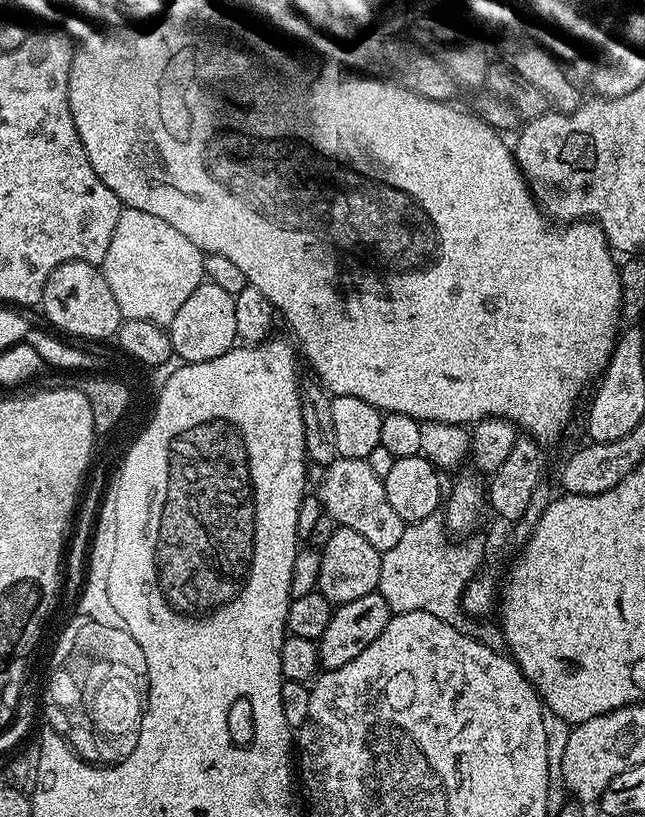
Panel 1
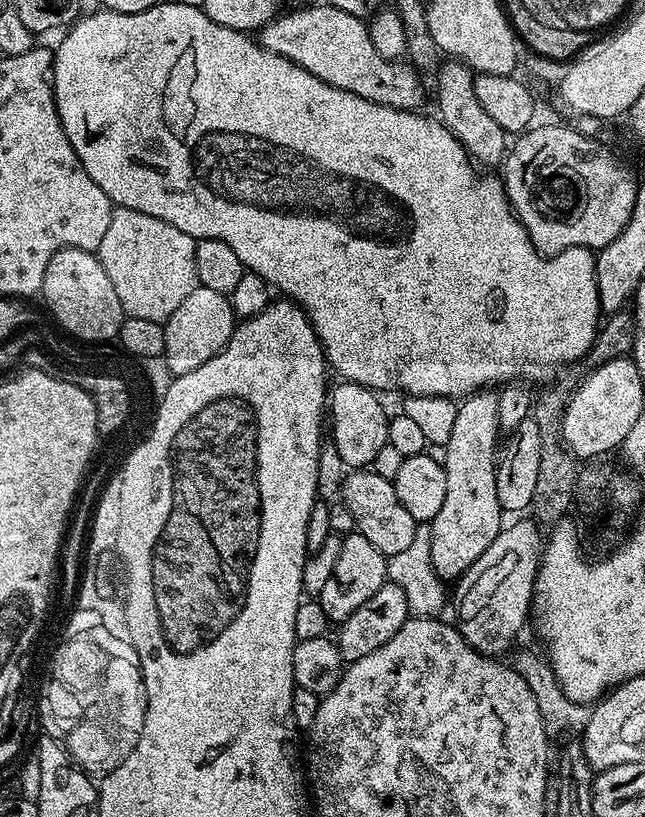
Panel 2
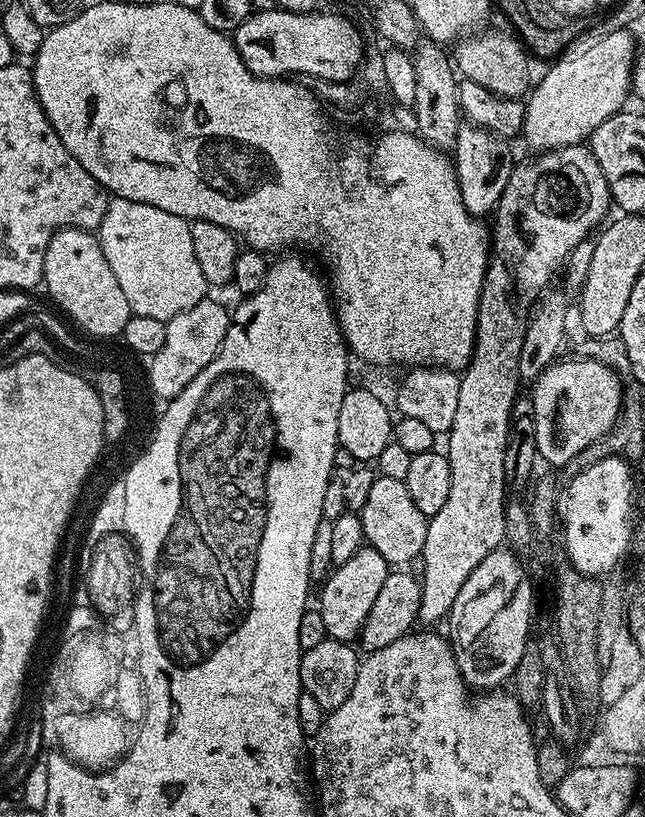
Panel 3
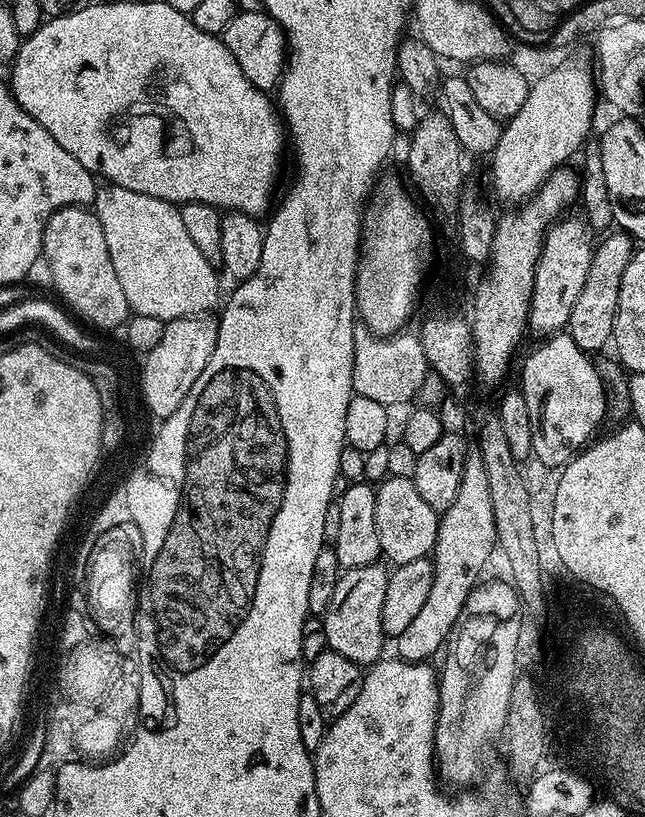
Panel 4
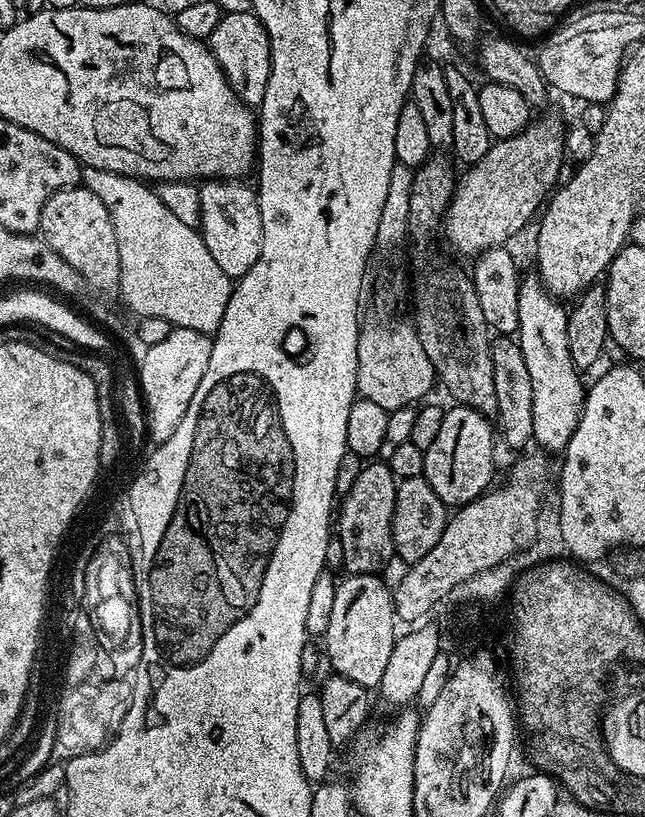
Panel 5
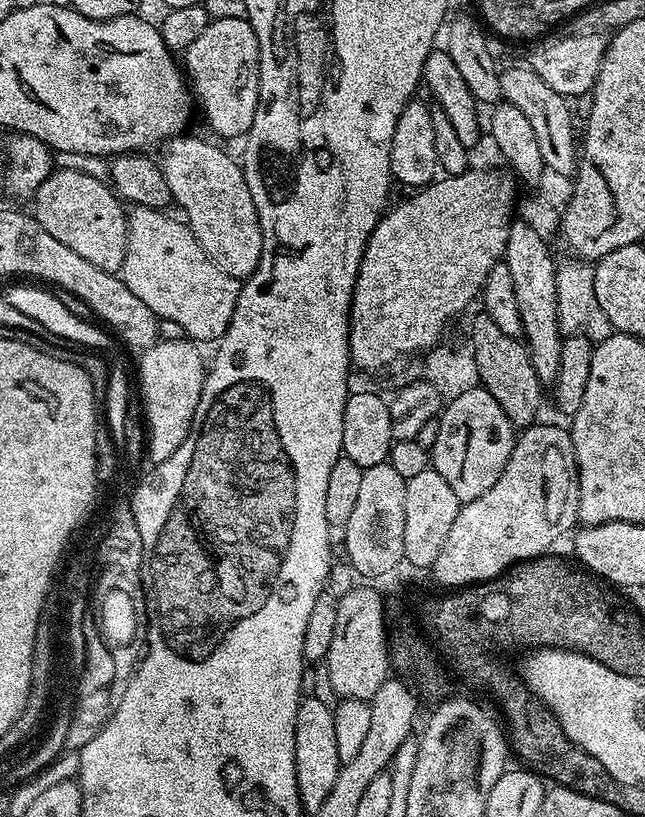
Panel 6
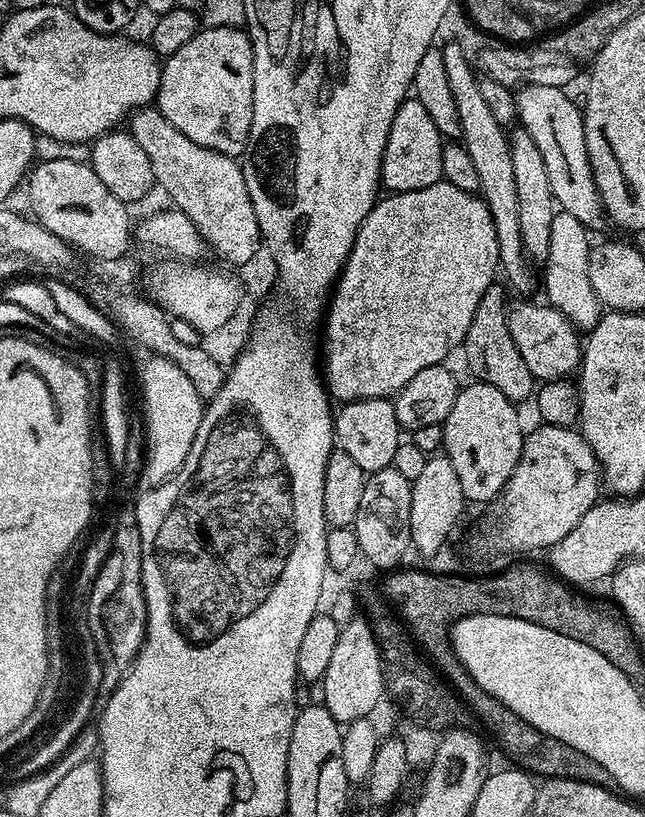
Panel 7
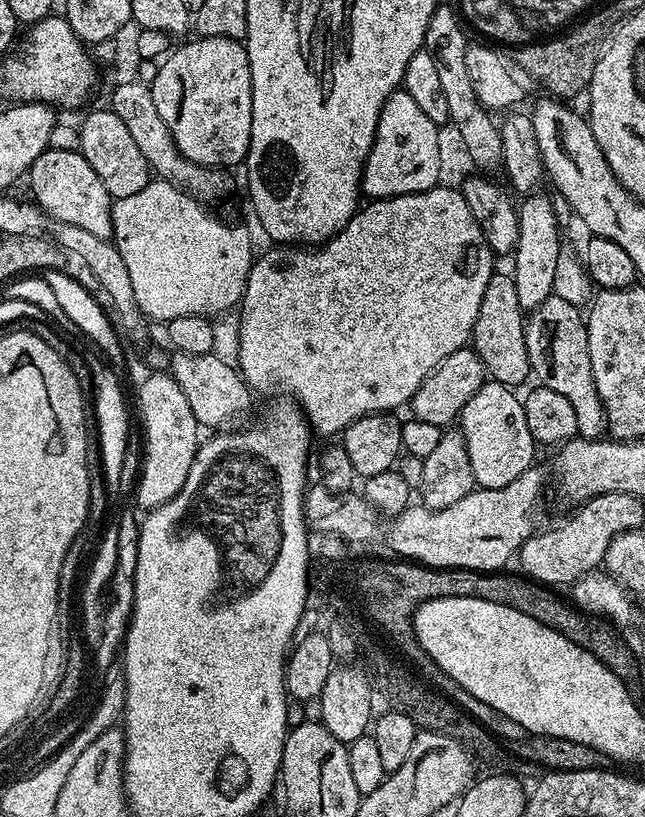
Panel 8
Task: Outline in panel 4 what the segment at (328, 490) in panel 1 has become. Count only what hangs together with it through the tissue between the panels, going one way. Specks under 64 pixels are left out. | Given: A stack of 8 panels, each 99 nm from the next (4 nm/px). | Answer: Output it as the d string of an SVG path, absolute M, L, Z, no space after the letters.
M388 476L379 481L374 502L374 522L378 526L378 542L385 561L393 560L399 566L406 562L423 560L436 545L440 516L418 494L418 486L406 478Z

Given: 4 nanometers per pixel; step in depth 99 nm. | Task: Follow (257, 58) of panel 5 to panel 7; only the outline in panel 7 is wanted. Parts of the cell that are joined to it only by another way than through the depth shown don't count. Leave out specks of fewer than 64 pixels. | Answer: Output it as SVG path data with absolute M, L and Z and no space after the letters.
M201 27L181 49L163 61L158 72L155 107L174 126L182 130L190 142L198 142L206 150L221 152L227 156L243 157L244 147L250 138L250 122L254 110L254 54L252 39L243 27Z

